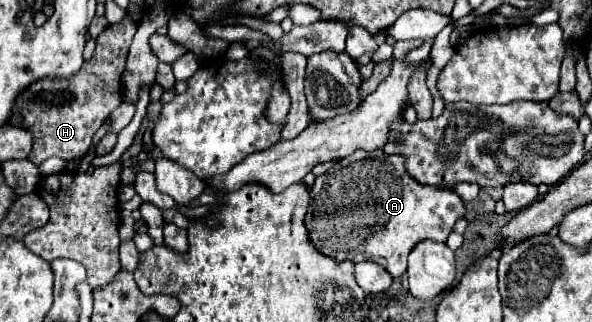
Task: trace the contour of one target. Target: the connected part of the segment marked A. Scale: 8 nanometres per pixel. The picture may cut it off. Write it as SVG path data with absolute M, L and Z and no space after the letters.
M377 149L355 151L353 155L339 159L327 173L315 177L305 225L309 227L309 237L323 255L333 257L335 261L373 261L383 265L393 277L401 277L407 271L409 251L423 239L445 241L455 221L463 215L465 205L453 189L417 183L405 171L405 155L385 155L383 149Z

